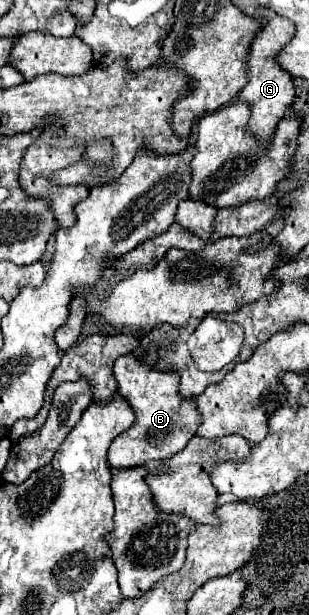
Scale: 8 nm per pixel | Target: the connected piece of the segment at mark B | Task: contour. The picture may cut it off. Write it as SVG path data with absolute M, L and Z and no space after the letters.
M133 355L119 357L113 365L113 375L117 381L119 397L123 397L135 413L135 423L113 439L113 443L107 451L109 467L111 469L139 467L145 461L167 459L169 455L181 451L199 427L199 413L195 409L193 399L183 399L177 393L179 375L149 369Z

